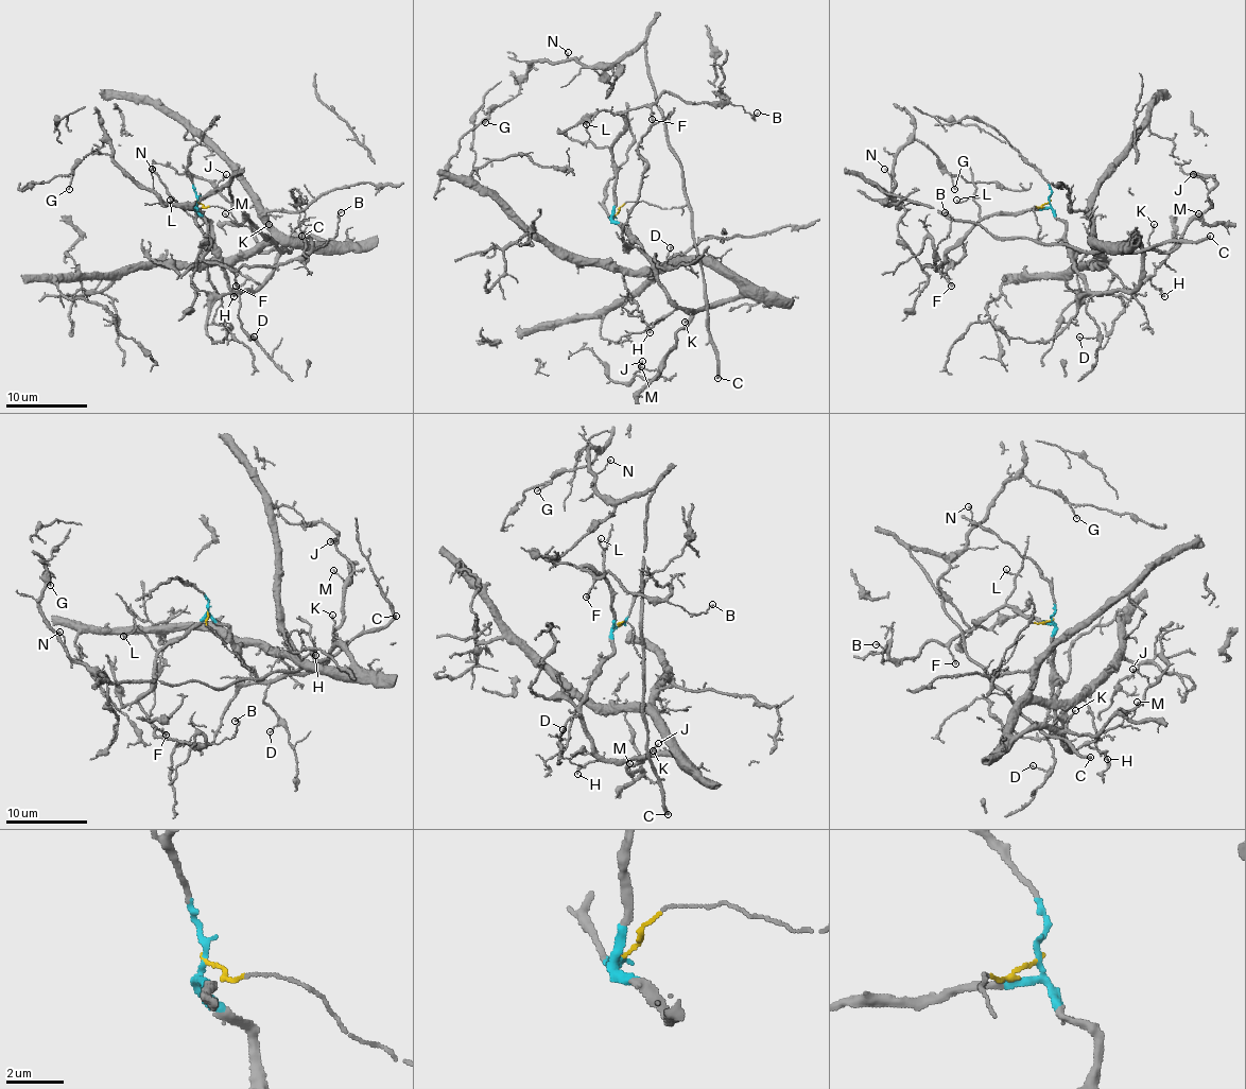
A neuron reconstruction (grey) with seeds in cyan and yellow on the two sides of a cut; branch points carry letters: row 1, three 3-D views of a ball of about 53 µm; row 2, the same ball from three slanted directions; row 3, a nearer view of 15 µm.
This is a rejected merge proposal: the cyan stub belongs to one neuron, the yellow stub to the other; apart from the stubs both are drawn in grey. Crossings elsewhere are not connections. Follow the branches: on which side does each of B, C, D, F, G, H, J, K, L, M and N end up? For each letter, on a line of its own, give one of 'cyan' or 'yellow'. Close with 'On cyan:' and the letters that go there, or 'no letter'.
B: cyan
C: yellow
D: cyan
F: cyan
G: yellow
H: cyan
J: cyan
K: cyan
L: cyan
M: cyan
N: yellow
On cyan: B, D, F, H, J, K, L, M

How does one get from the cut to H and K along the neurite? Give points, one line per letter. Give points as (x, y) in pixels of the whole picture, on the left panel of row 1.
H: (197, 202), (195, 209), (210, 224), (218, 266), (235, 291), (259, 287), (244, 280), (232, 291), (235, 296)
K: (197, 202), (195, 209), (210, 224), (218, 266), (235, 291), (255, 291), (262, 282), (277, 254), (269, 224)

